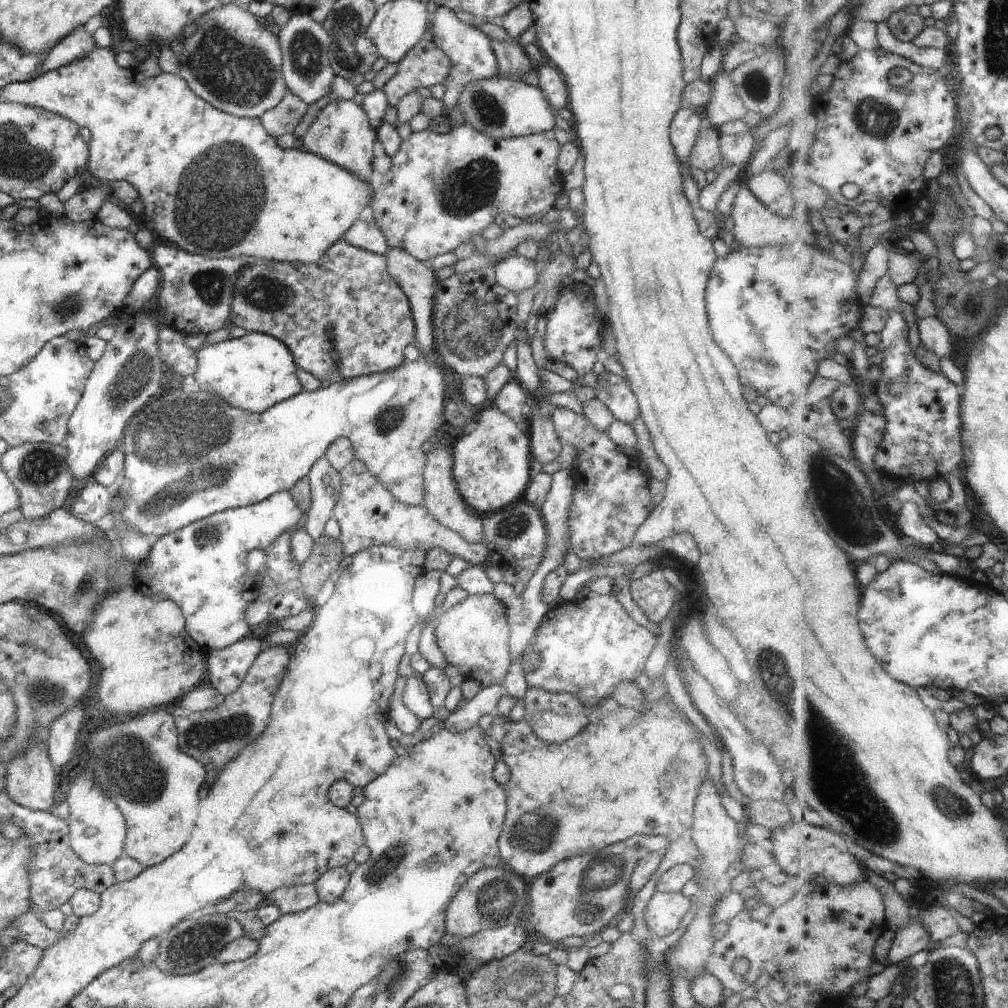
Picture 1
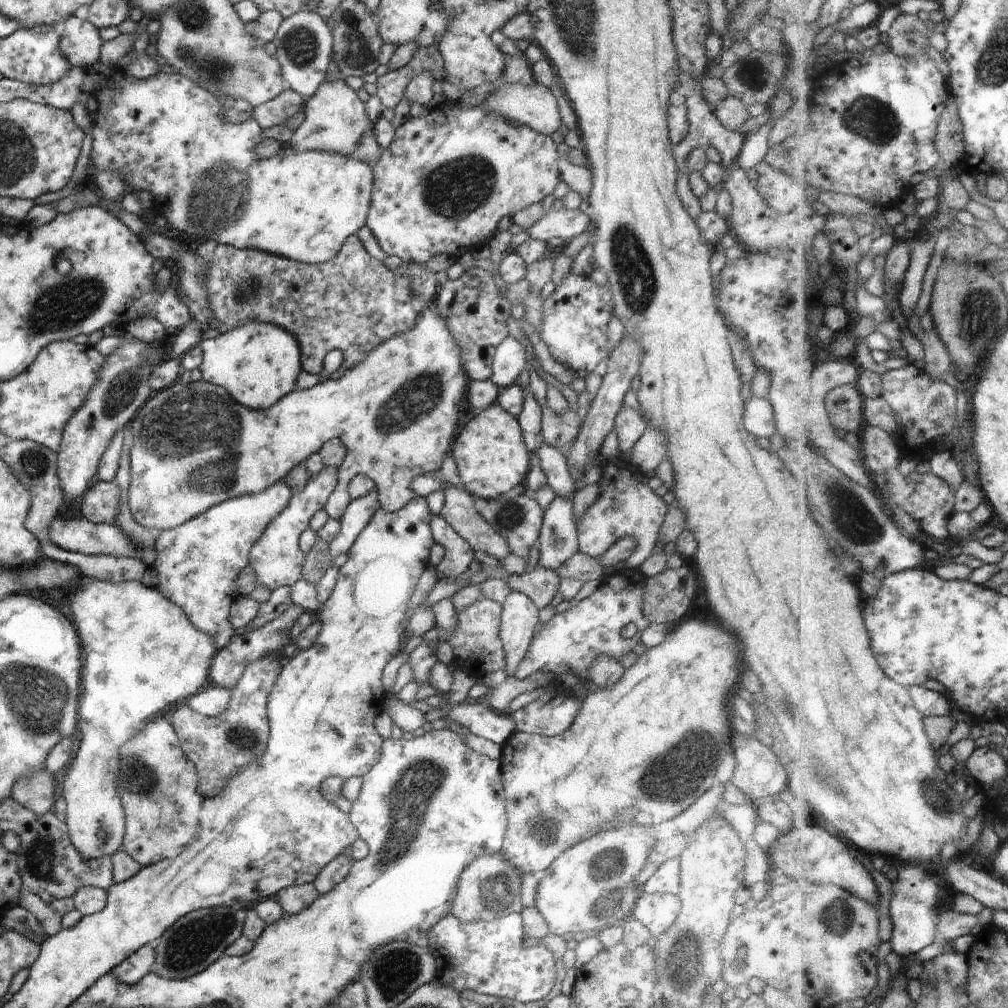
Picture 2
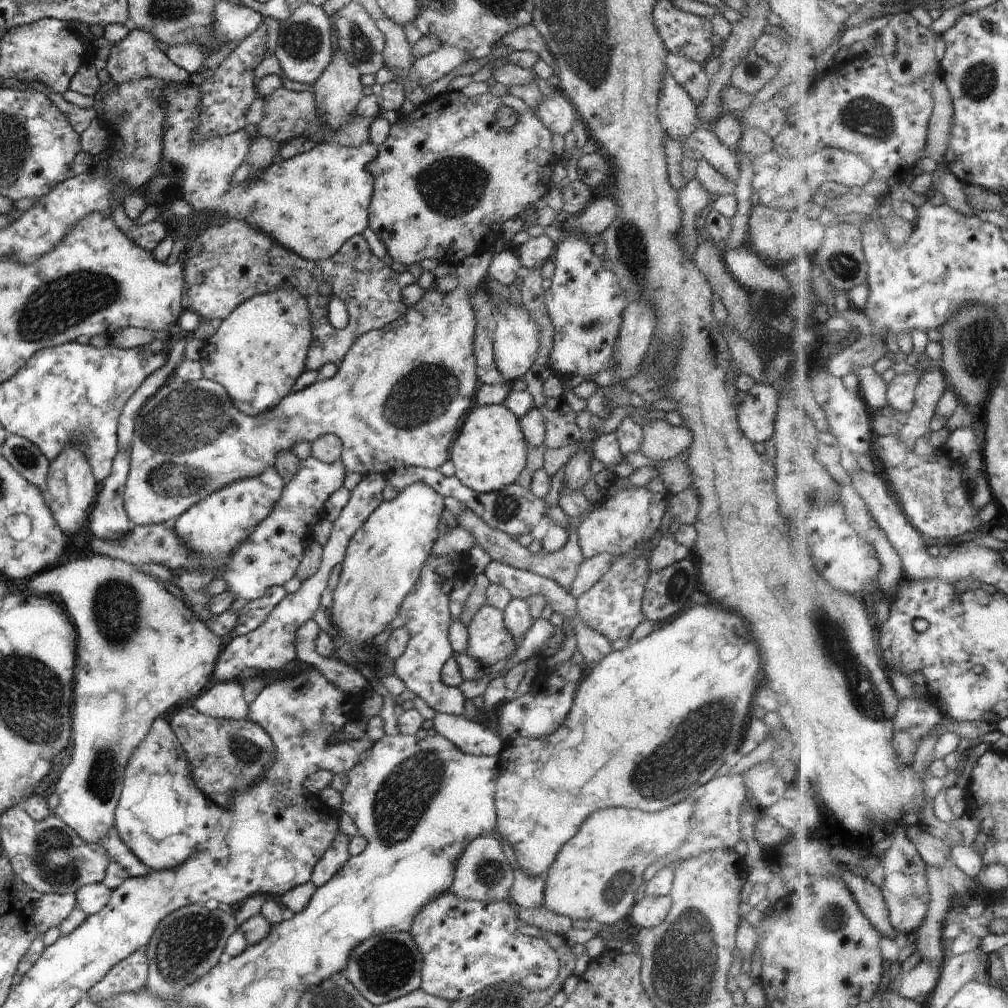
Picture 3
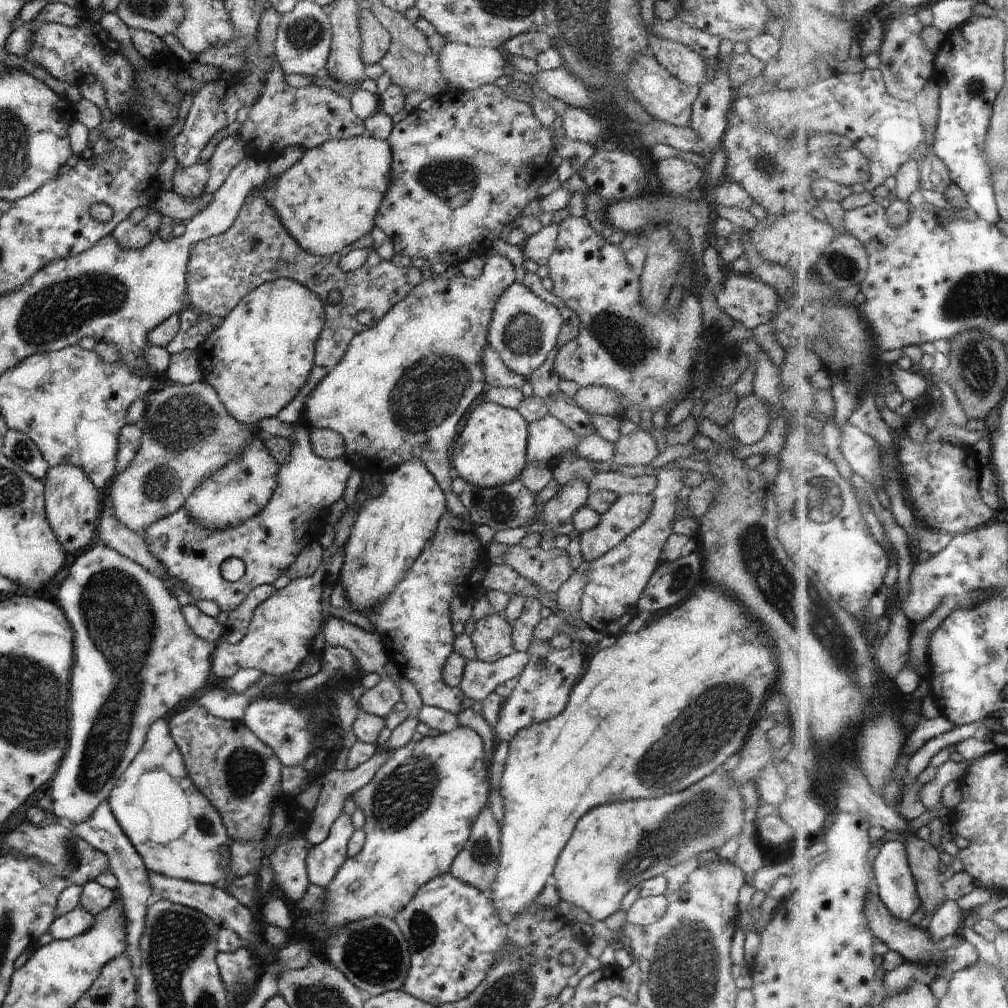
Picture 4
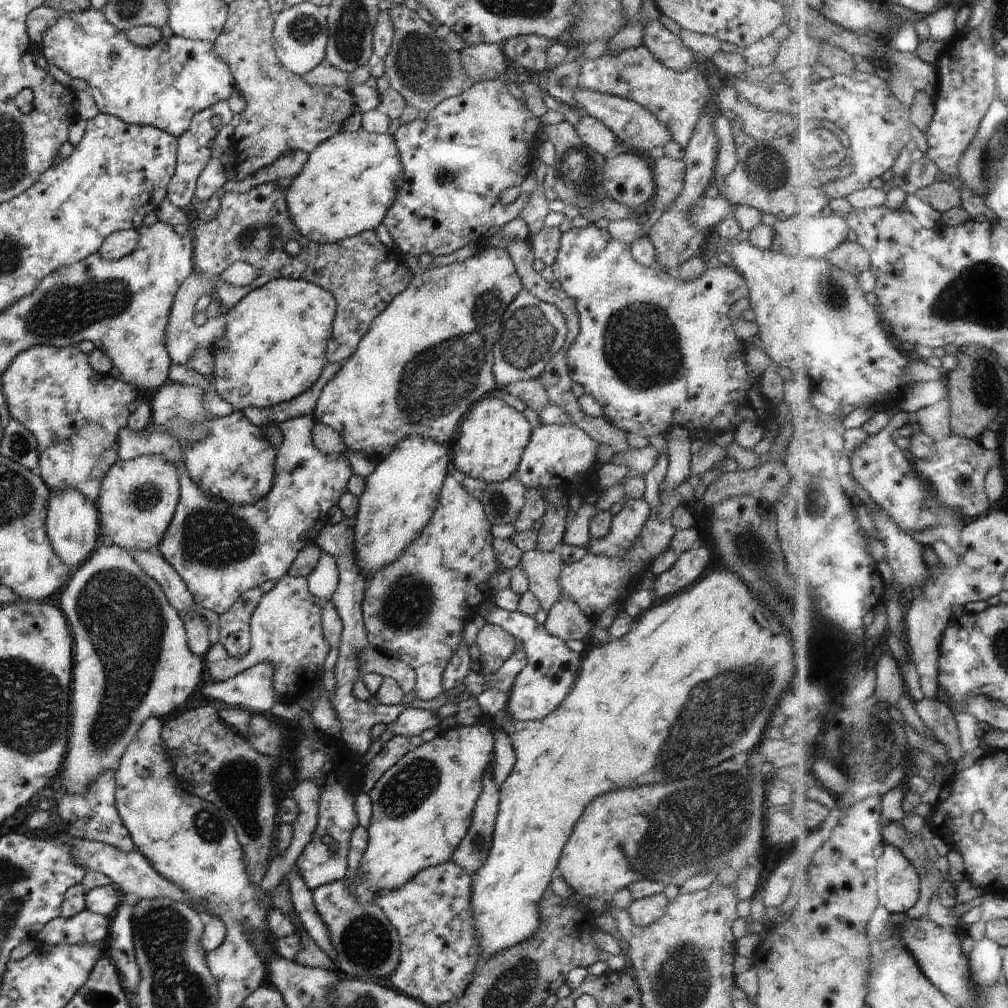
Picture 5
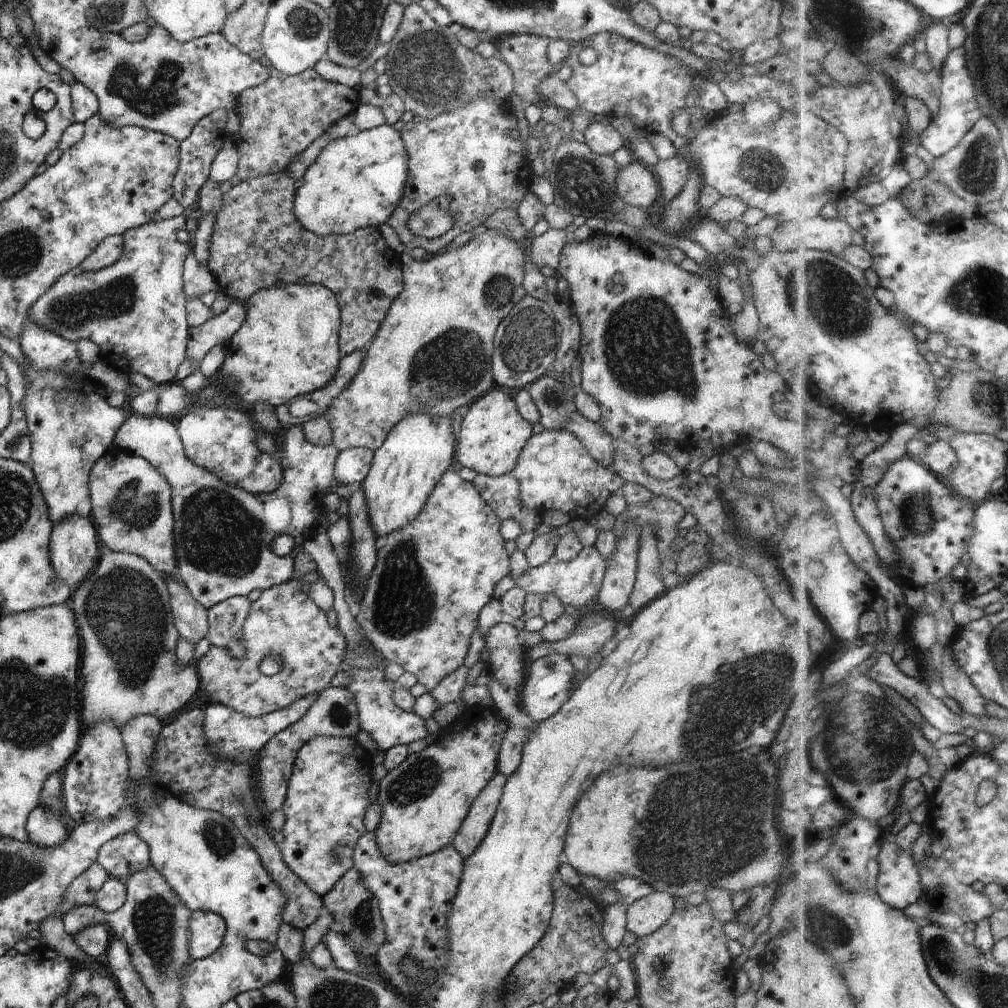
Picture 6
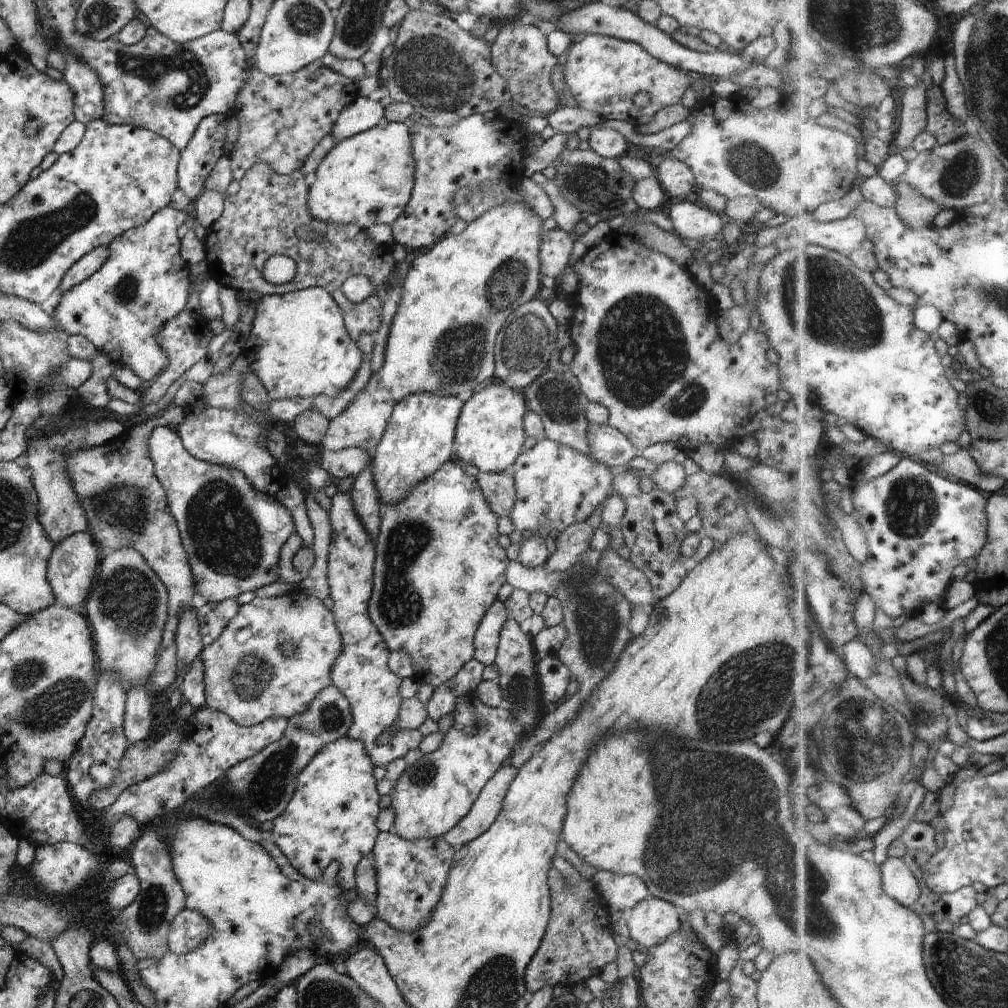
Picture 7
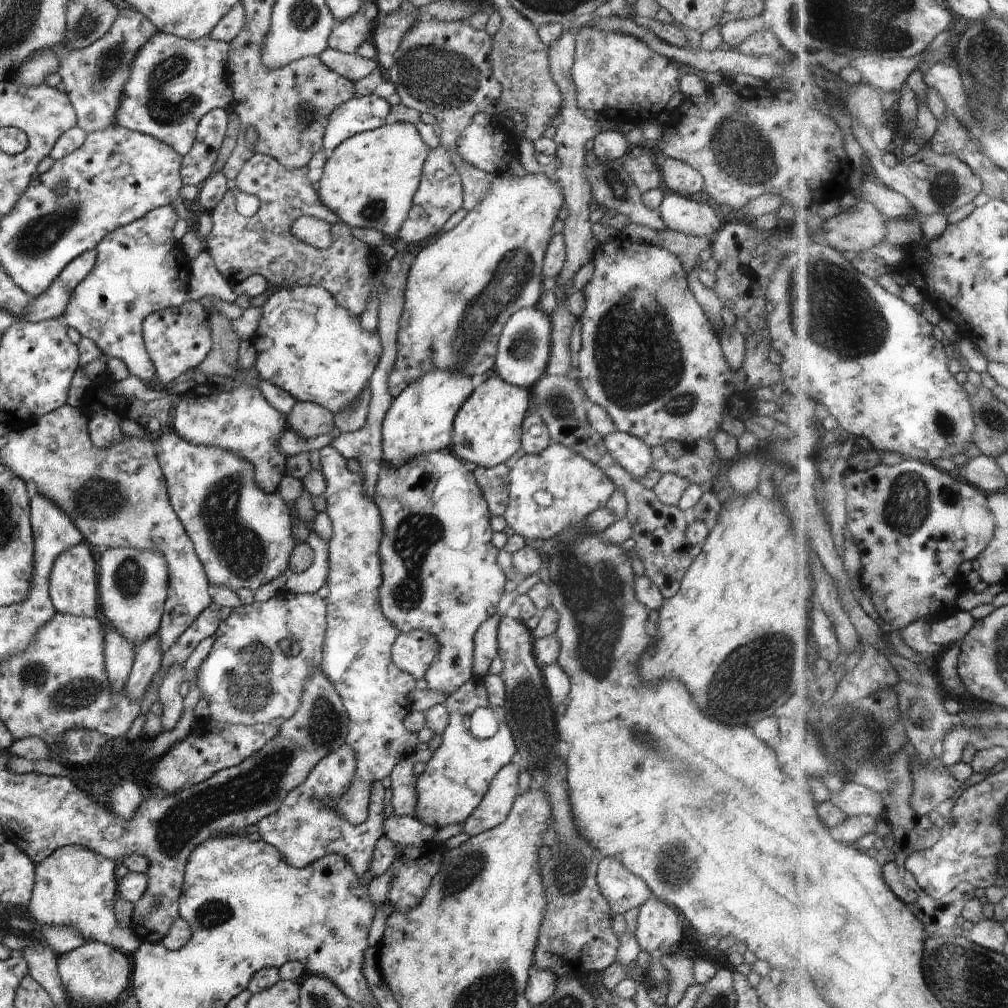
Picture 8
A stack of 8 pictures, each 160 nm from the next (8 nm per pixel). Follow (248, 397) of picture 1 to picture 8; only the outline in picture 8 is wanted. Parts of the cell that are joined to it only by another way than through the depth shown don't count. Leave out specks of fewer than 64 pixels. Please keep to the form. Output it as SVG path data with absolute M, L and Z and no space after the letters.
M318 285L284 287L270 295L261 310L258 327L249 339L258 352L253 370L258 372L260 378L285 390L297 401L319 404L332 414L340 412L359 397L360 391L368 385L383 351L377 332L362 330L359 318L350 315L329 291Z

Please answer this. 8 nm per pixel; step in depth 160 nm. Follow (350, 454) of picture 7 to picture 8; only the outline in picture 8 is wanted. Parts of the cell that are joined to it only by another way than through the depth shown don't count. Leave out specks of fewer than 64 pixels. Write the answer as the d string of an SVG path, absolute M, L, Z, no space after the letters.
M332 445L320 449L322 472L327 484L324 491L333 533L328 542L329 573L326 581L329 595L327 602L327 629L324 639L323 661L321 670L340 695L349 716L346 744L353 750L356 757L354 780L349 789L330 803L320 801L323 805L334 807L350 824L362 824L367 817L371 786L390 776L392 769L409 757L418 748L416 734L411 733L404 725L403 718L412 709L407 694L416 687L416 679L398 668L391 657L393 642L399 630L381 611L379 588L382 582L379 546L382 538L382 521L379 508L375 502L363 493L362 477L354 474L346 467L344 458Z

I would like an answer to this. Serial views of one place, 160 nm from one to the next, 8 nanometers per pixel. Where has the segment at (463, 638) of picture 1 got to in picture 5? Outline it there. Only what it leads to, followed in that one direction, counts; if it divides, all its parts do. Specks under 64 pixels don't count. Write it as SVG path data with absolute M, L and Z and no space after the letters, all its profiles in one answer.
M486 623L476 635L476 644L480 650L478 661L482 671L492 672L512 656L516 648L516 637L501 626Z

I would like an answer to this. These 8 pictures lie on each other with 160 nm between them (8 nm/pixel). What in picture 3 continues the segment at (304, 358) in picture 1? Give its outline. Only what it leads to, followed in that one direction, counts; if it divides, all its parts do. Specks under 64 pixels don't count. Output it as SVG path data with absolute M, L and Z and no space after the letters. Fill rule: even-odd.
M236 219L204 230L197 240L202 242L202 250L186 262L183 270L187 288L185 305L196 310L205 322L213 318L224 320L239 304L252 297L278 289L296 289L308 300L311 314L312 340L305 360L306 371L320 371L329 362L339 368L358 338L398 320L408 308L401 296L402 289L418 283L424 271L418 264L411 265L403 273L394 272L390 263L379 259L370 250L362 235L349 238L334 256L316 262L307 261L290 252L274 242L269 235ZM197 278L203 279L203 282L195 283ZM324 282L328 282L331 288L327 297L318 291L318 286ZM332 296L344 302L349 314L349 323L342 330L333 327L328 320L327 308Z

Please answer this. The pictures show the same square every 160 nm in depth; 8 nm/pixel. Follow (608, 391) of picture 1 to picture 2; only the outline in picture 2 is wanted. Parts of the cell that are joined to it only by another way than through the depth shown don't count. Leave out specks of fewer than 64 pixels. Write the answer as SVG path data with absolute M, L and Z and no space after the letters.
M624 405L615 416L613 429L619 438L620 450L628 452L640 440L647 429L647 424L639 411Z

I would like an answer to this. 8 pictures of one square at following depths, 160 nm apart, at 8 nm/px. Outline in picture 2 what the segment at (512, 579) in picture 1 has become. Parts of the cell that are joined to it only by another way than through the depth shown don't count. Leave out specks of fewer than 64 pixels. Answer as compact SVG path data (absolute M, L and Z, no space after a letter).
M518 485L494 500L484 500L473 495L471 497L476 512L506 539L511 553L520 557L529 556L533 546L538 545L539 532L543 525L543 510L531 497L528 488L525 485Z

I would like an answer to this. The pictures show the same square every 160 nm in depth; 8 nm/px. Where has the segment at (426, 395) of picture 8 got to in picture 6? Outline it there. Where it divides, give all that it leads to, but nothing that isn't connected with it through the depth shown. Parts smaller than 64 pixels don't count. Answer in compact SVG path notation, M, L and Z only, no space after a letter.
M420 413L410 415L394 426L383 445L373 452L369 473L360 483L360 488L366 497L369 523L377 538L410 524L420 514L440 477L446 471L455 469L454 451L457 438L452 421L451 416L433 417Z

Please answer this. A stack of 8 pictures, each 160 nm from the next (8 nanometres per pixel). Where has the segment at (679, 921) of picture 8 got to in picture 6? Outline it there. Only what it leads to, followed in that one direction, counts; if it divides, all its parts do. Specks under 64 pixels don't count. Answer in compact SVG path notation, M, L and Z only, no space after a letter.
M654 891L627 906L626 930L638 938L652 934L665 924L675 910L669 894Z

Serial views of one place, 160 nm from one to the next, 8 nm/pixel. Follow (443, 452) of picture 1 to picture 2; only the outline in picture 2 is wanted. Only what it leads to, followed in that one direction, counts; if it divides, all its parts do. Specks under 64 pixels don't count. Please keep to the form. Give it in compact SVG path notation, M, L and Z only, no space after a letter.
M452 484L443 490L445 501L439 515L473 548L498 560L511 554L506 539L478 512L471 494Z

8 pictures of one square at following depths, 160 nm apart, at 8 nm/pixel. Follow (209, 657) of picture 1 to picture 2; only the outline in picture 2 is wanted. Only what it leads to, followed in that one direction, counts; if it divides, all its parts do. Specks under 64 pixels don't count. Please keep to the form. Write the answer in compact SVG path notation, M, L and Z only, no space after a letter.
M292 605L286 609L284 614L281 614L276 620L271 623L265 624L263 627L253 629L251 632L244 634L236 634L232 640L223 649L217 650L217 653L212 659L209 670L209 683L216 684L218 686L227 688L232 691L238 684L241 675L249 665L250 662L254 662L260 657L272 656L273 652L282 650L283 646L290 639L288 629L294 624L294 621L304 612L302 607L298 605Z

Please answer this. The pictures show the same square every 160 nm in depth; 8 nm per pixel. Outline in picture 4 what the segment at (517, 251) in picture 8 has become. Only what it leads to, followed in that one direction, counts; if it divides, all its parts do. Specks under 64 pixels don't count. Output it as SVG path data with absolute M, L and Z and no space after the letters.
M490 252L479 278L465 277L460 272L454 279L433 275L415 286L380 322L354 335L346 354L336 368L314 388L304 401L301 420L312 429L330 429L343 436L345 456L363 473L390 472L401 463L421 460L434 475L446 495L446 510L468 520L470 512L451 489L452 444L458 436L458 422L470 404L485 391L482 351L487 342L493 308L502 294L515 281L514 265L504 256Z

